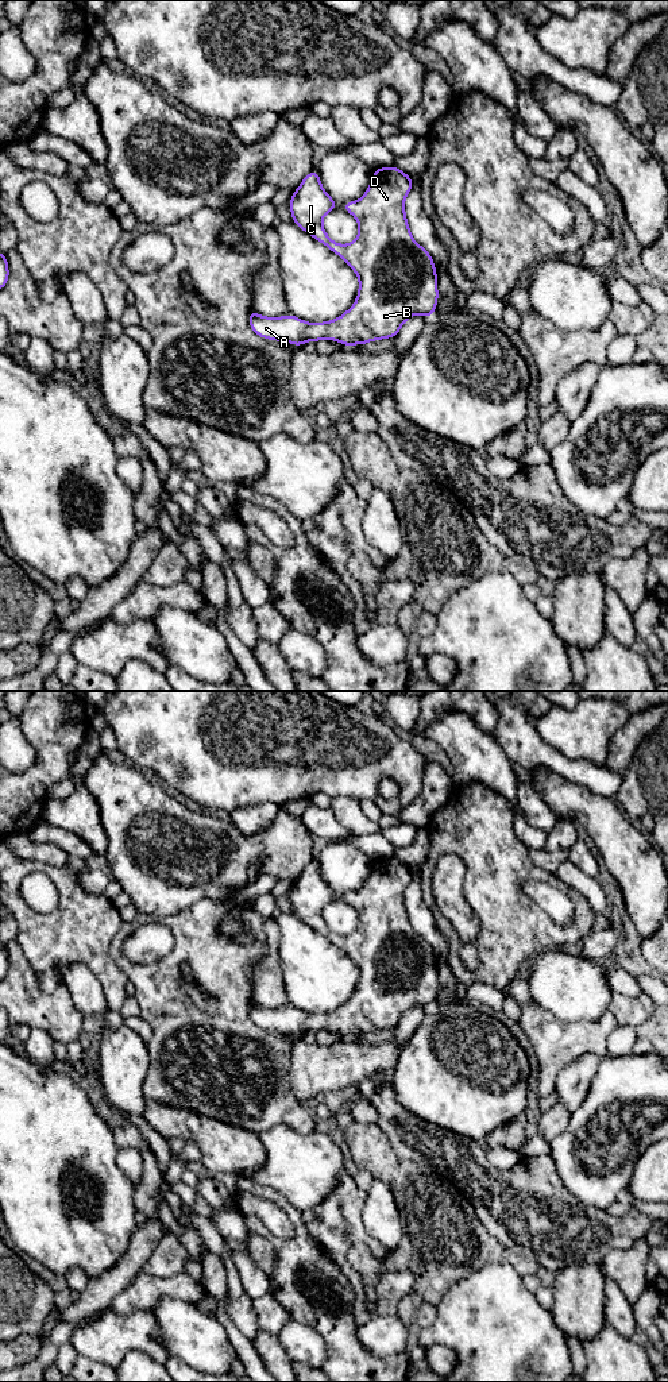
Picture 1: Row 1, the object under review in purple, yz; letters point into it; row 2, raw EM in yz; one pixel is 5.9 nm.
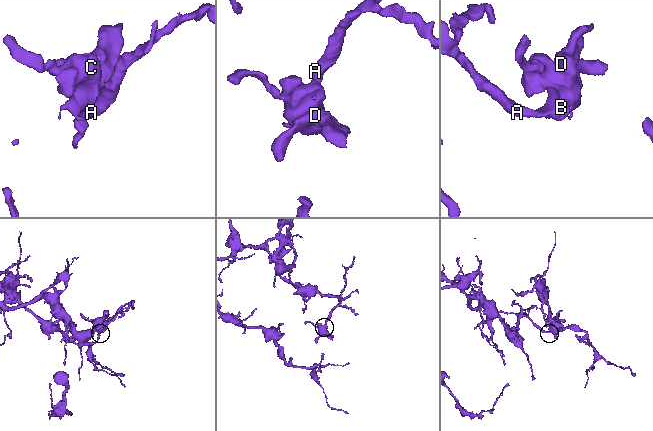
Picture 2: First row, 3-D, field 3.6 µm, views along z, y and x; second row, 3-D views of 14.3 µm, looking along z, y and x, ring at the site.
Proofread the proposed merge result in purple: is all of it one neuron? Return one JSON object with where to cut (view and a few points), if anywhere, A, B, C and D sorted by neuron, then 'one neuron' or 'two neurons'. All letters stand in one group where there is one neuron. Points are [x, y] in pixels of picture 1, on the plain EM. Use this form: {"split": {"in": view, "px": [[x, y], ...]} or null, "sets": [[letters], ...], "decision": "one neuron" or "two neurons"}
{"split": null, "sets": [["A", "B", "C", "D"]], "decision": "one neuron"}

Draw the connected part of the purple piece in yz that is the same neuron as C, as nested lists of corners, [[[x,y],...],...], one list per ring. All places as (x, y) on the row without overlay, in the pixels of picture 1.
[[[395,857],[375,860],[363,888],[343,896],[359,915],[358,927],[348,935],[339,935],[323,918],[324,907],[337,895],[324,881],[318,862],[308,864],[289,892],[291,911],[355,962],[359,970],[356,991],[340,1008],[324,1014],[308,1014],[293,1005],[266,1008],[254,1001],[248,1005],[251,1020],[263,1030],[291,1034],[297,1038],[323,1030],[350,1038],[397,1028],[402,1015],[414,1005],[433,1007],[439,991],[435,953],[430,945],[413,930],[405,904],[405,889],[412,877],[413,870]]]

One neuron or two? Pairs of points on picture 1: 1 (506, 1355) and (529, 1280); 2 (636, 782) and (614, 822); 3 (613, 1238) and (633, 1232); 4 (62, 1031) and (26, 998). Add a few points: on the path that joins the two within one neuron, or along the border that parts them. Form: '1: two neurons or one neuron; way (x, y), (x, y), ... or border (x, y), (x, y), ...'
1: two neurons; border (521, 1276), (522, 1284), (533, 1293)
2: two neurons; border (614, 800), (630, 821)
3: one neuron; way (618, 1234), (628, 1232)
4: one neuron; way (53, 1022), (35, 1007)

